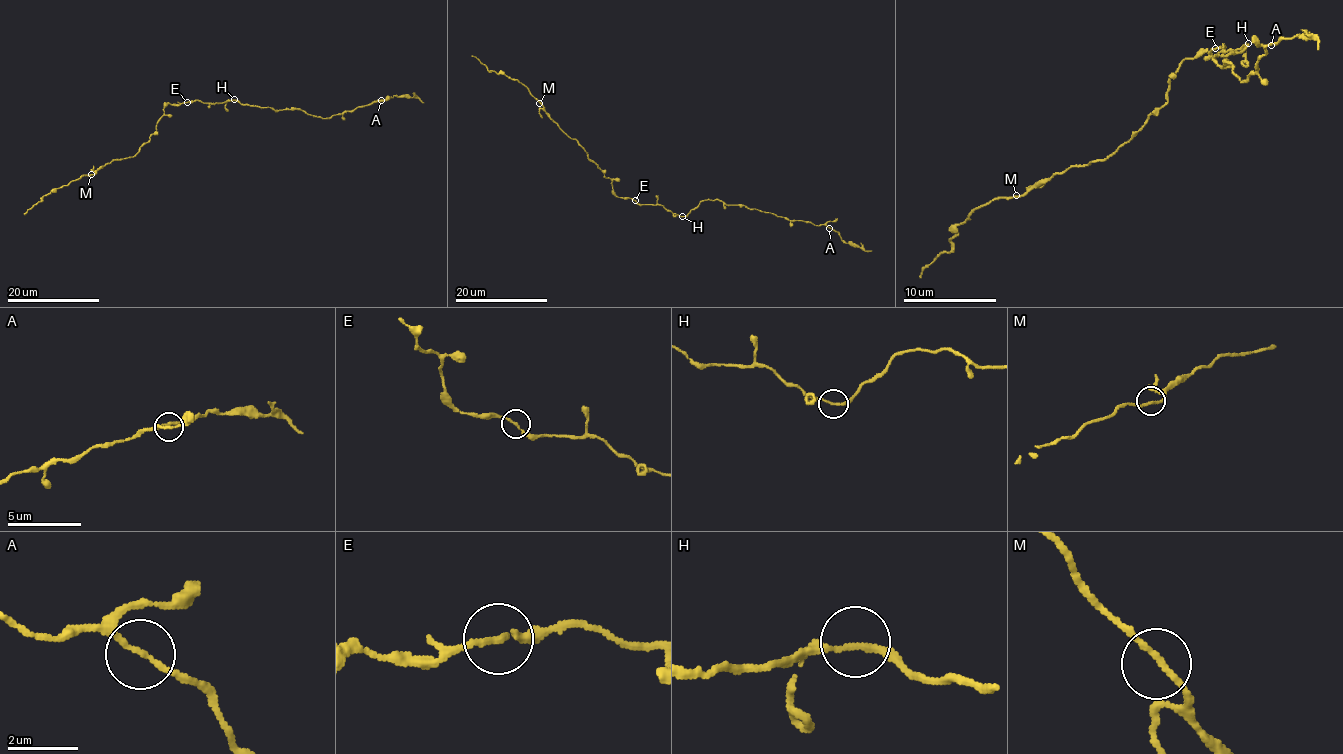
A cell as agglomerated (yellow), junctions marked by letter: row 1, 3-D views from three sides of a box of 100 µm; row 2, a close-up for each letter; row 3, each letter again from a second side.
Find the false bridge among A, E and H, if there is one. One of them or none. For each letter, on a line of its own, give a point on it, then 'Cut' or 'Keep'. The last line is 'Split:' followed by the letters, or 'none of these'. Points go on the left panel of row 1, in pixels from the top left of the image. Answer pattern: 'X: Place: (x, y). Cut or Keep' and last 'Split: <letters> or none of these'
A: Place: (381, 100). Keep
E: Place: (187, 102). Keep
H: Place: (234, 99). Keep
Split: none of these

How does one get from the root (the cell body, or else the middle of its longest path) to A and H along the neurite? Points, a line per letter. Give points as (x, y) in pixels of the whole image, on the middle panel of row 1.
A: (638, 202), (661, 205), (685, 216), (701, 201), (719, 199), (727, 205), (742, 205), (829, 228)
H: (638, 202), (661, 205), (682, 216)

